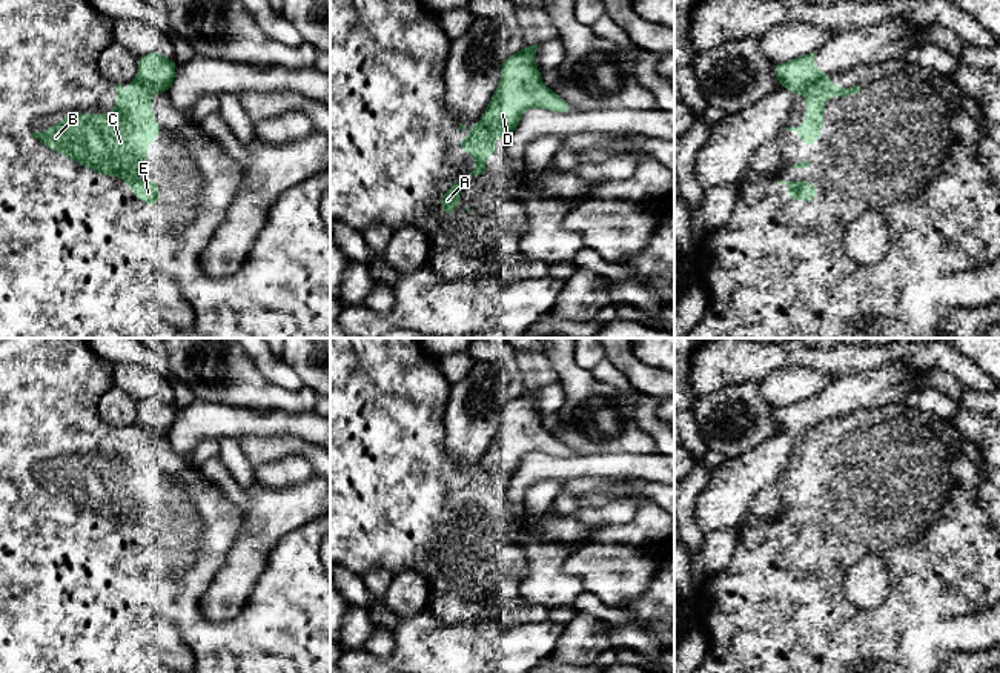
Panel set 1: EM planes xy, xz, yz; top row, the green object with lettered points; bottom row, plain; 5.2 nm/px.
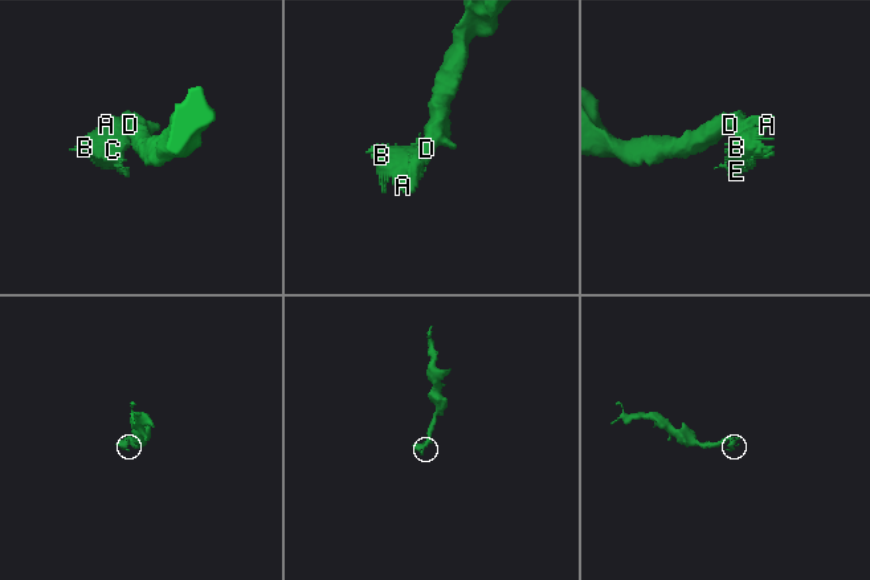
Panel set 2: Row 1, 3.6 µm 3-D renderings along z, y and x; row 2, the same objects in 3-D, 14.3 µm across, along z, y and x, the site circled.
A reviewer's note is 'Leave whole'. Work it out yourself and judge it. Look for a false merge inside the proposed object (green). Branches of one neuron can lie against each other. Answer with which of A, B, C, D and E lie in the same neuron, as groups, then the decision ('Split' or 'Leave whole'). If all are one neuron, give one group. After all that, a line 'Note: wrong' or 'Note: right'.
Groups: A B C E / D. Split
Note: wrong

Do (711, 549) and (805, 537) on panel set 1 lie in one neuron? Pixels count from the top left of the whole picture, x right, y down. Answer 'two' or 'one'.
two

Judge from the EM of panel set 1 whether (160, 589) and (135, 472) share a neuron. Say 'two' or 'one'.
one

